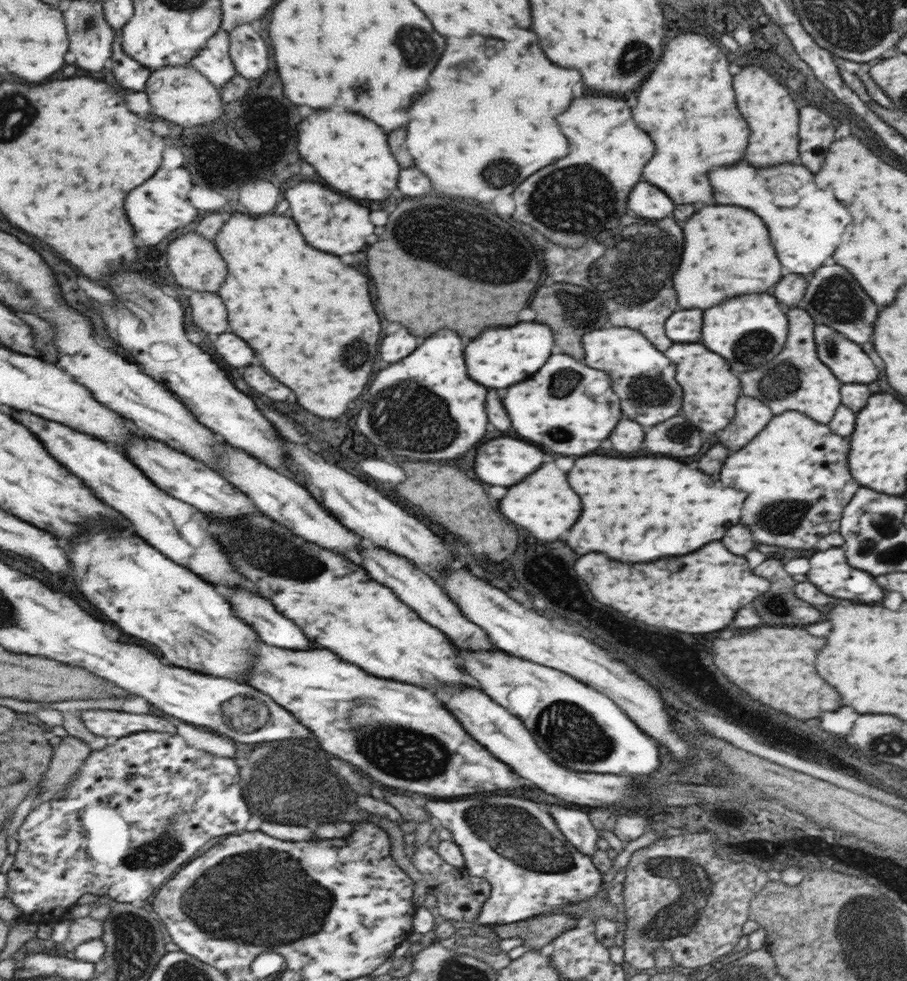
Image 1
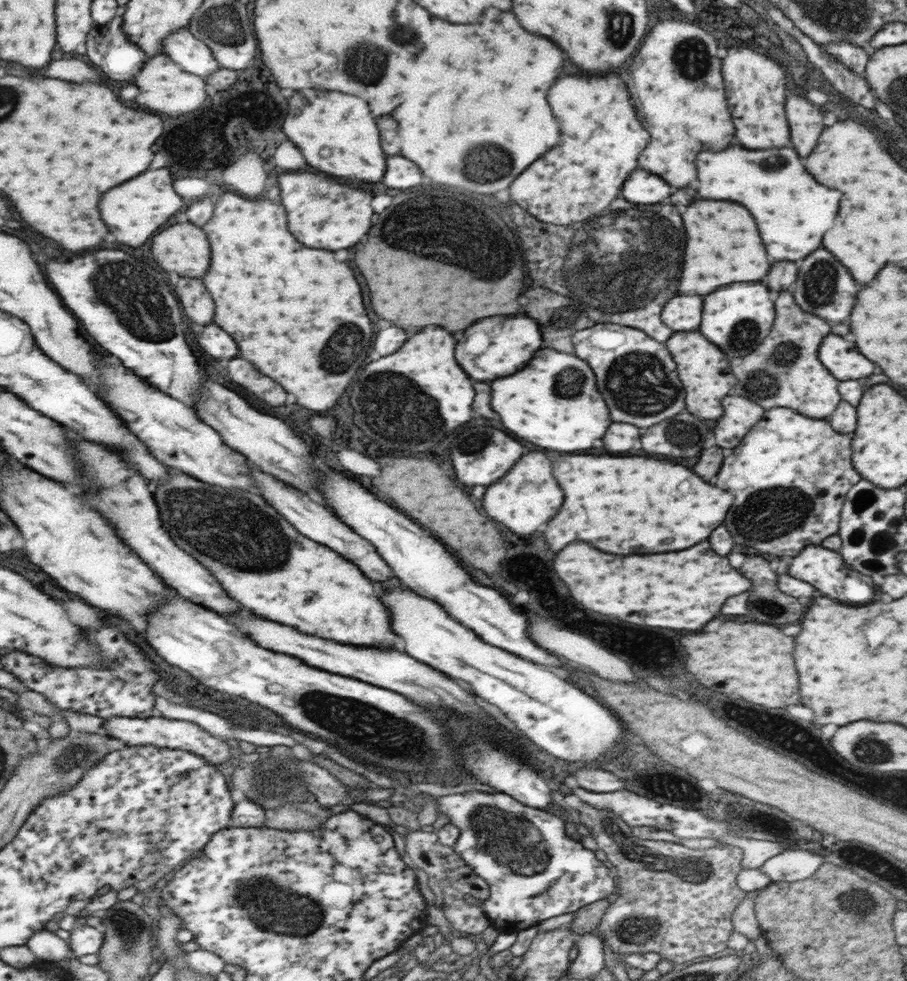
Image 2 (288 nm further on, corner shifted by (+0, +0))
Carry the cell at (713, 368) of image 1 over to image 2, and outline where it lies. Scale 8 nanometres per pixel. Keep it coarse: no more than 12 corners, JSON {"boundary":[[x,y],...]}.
{"boundary":[[699,332],[665,342],[687,386],[687,412],[723,414],[737,382],[725,354]]}

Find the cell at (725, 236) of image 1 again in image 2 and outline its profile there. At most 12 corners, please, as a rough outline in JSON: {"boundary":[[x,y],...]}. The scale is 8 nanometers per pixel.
{"boundary":[[697,200],[683,212],[681,296],[767,274],[749,212]]}

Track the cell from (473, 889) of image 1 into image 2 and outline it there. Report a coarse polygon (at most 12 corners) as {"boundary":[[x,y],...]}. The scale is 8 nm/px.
{"boundary":[[409,832],[405,852],[427,874],[453,930],[491,926],[463,896],[489,898],[489,884],[435,832]]}

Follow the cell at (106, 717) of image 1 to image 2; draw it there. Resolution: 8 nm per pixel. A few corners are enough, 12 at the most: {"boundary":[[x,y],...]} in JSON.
{"boundary":[[111,718],[109,738],[127,746],[189,750],[211,764],[231,746],[195,722]]}

